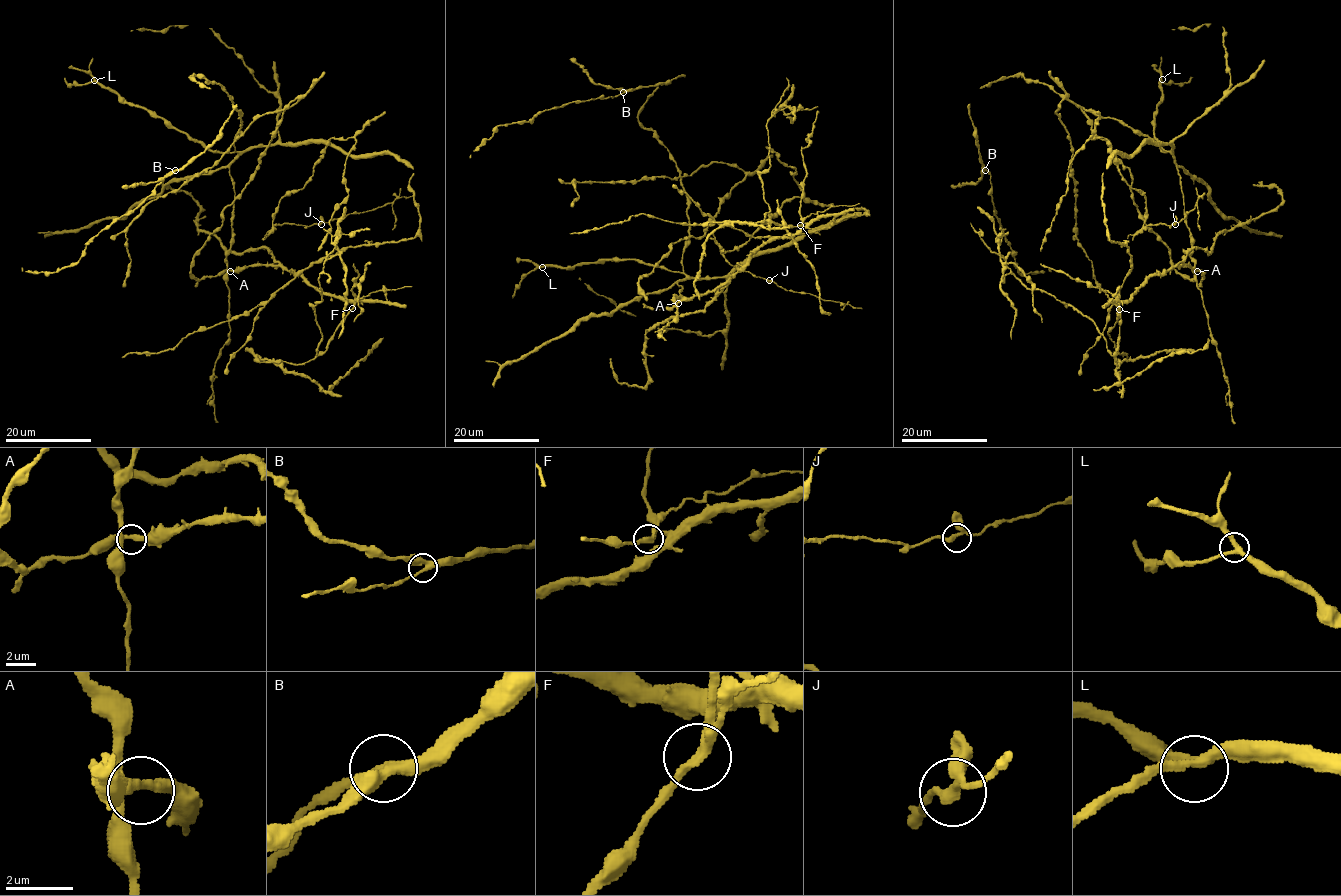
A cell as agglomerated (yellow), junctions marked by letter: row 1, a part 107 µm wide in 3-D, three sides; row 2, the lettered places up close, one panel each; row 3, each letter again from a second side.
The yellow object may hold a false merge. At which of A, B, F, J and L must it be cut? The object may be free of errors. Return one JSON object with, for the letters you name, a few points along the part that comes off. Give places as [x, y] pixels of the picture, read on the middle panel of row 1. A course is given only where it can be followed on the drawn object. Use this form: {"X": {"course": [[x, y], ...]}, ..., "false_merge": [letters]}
{"F": {"course": [[800, 225], [812, 213], [859, 203]]}, "false_merge": ["F"]}

